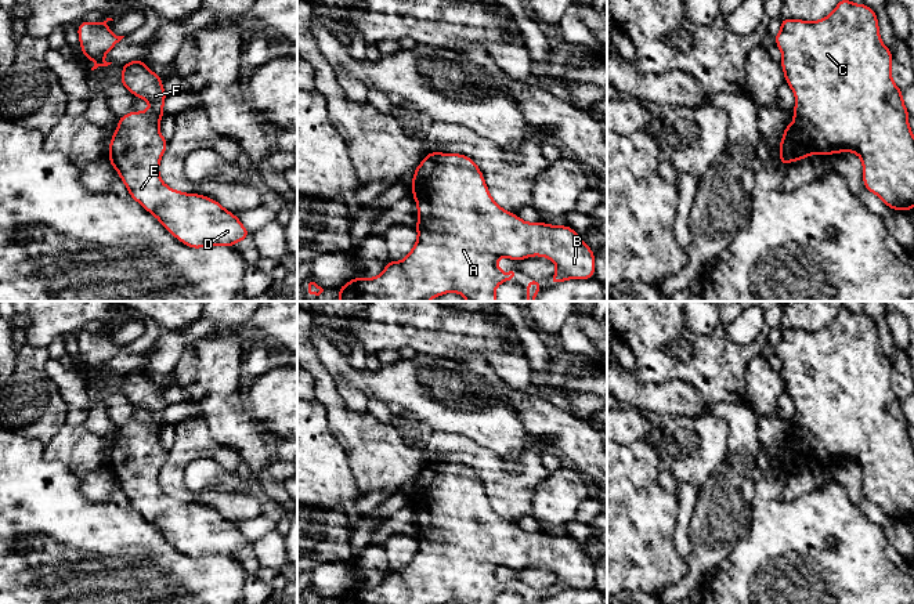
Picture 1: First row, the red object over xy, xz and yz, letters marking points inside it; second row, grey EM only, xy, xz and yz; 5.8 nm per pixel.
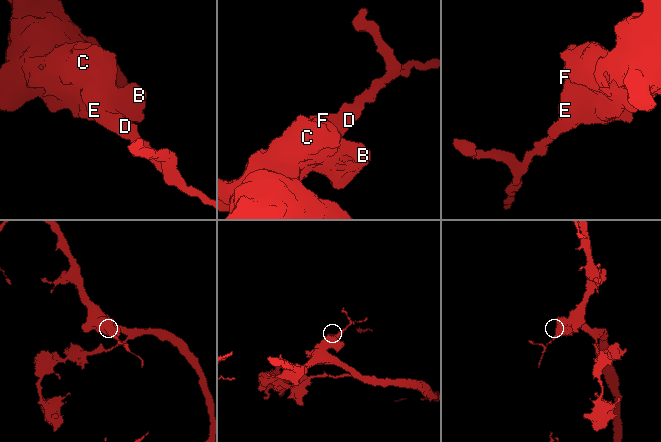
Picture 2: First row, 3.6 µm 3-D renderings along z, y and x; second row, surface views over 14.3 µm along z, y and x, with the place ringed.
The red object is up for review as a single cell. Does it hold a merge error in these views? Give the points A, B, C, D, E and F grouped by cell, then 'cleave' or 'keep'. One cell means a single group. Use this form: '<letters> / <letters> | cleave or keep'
A B C D E F | keep

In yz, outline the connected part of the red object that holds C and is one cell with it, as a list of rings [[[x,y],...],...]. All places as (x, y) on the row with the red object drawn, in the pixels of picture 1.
[[[839,0],[834,11],[814,22],[780,18],[781,29],[774,44],[781,50],[781,68],[785,83],[791,87],[796,104],[792,109],[795,120],[785,126],[778,148],[778,163],[787,166],[794,160],[805,160],[809,155],[857,153],[863,164],[864,188],[890,210],[908,211],[914,207],[914,134],[908,126],[908,111],[903,91],[892,80],[893,53],[879,39],[875,11],[864,4]]]

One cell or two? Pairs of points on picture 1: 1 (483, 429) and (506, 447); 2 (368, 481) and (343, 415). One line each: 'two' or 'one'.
1: one
2: one

